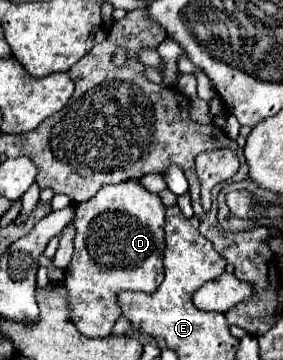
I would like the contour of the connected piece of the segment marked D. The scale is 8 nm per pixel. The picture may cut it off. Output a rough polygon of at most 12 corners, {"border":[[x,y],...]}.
{"border":[[138,182],[78,204],[70,322],[110,336],[164,280],[164,204]]}

